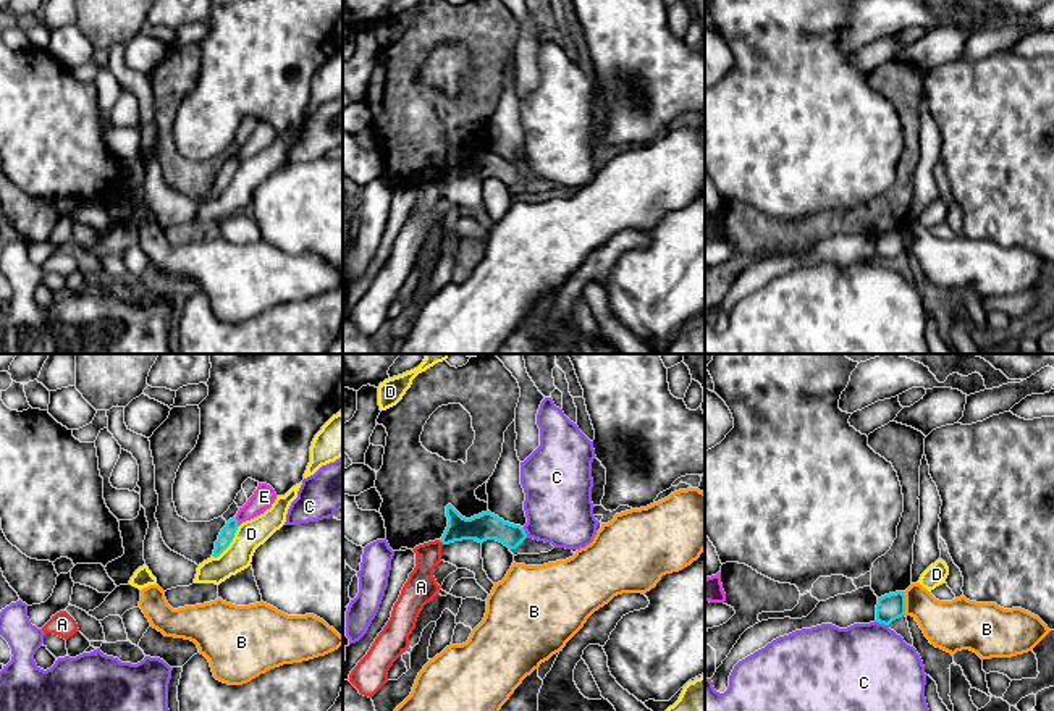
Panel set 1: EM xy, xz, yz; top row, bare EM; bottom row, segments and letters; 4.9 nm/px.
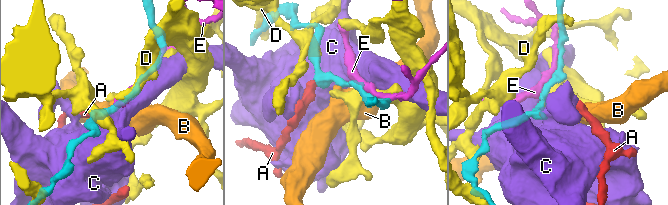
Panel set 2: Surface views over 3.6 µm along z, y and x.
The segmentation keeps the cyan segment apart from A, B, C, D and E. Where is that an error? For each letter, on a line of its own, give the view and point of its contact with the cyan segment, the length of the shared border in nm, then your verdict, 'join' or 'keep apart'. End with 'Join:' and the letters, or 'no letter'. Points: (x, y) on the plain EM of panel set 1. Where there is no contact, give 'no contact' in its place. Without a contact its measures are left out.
A: xz (442, 180) | 40 nm | keep apart
B: yz (904, 241) | 120 nm | keep apart
C: yz (881, 260) | 80 nm | keep apart
D: xy (230, 180) | 220 nm | keep apart
E: xy (236, 160) | 50 nm | keep apart
Join: no letter

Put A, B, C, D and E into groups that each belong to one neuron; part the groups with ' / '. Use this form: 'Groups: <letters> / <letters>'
Groups: A / B / C / D / E

